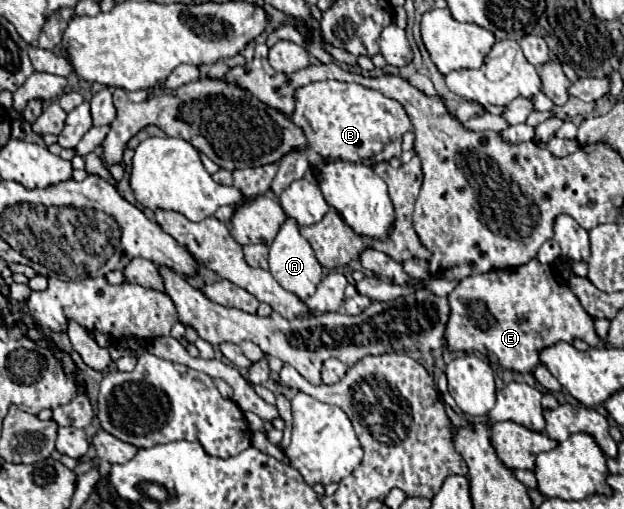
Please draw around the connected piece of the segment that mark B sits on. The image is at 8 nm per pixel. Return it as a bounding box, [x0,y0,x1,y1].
[290,83,412,163]

